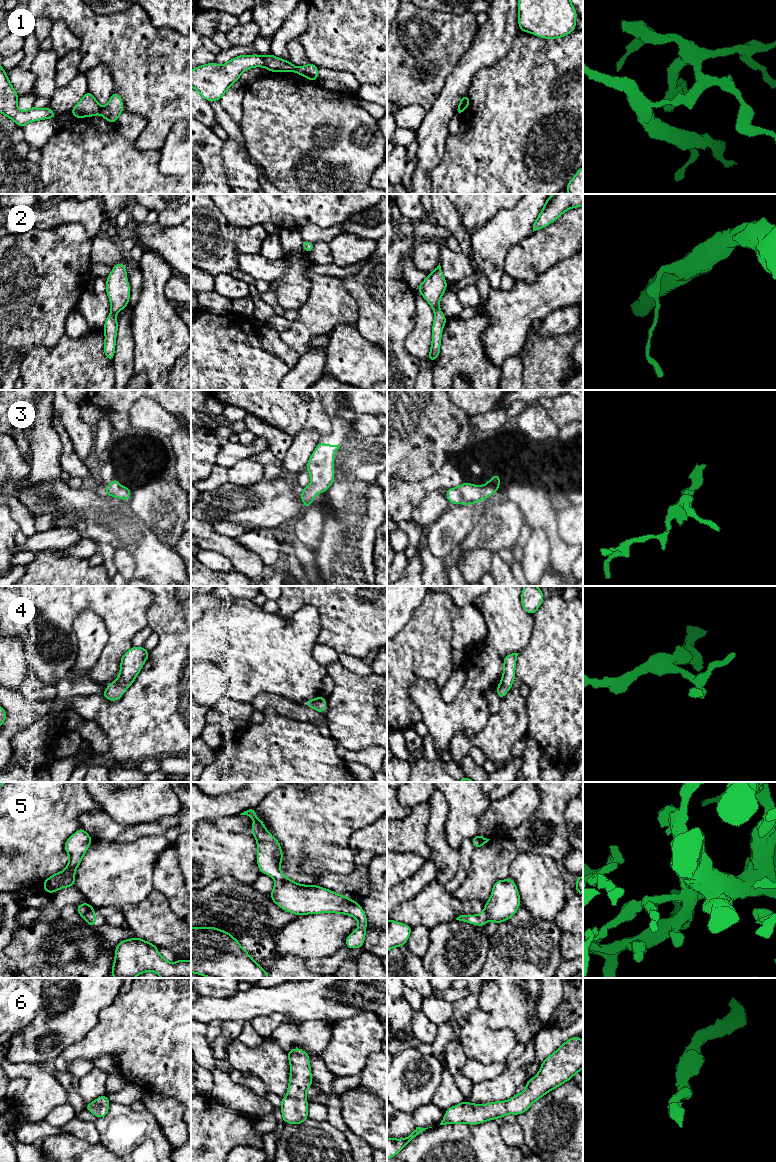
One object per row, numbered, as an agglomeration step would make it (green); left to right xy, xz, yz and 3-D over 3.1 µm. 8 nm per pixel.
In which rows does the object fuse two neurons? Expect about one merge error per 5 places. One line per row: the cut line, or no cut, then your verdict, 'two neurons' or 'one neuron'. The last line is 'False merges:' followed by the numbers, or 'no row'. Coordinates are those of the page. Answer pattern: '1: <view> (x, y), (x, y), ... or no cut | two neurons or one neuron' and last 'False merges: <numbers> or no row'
1: xy (101, 108), (98, 113) | two neurons
2: no cut | one neuron
3: no cut | one neuron
4: no cut | one neuron
5: no cut | one neuron
6: no cut | one neuron
False merges: 1

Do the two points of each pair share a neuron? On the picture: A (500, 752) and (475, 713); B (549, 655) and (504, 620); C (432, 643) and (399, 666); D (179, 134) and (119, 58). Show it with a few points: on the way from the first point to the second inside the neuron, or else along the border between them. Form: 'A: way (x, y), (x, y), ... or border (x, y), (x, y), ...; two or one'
A: border (491, 714), (479, 731), (470, 736), (461, 732); two
B: border (534, 616), (531, 638), (518, 652); two
C: way (424, 647), (407, 658); one
D: border (180, 120), (173, 126), (161, 146); two

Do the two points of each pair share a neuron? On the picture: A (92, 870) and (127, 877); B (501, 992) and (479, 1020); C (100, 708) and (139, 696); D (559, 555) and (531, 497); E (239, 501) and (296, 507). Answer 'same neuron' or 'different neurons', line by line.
A: same neuron
B: different neurons
C: same neuron
D: same neuron
E: same neuron

